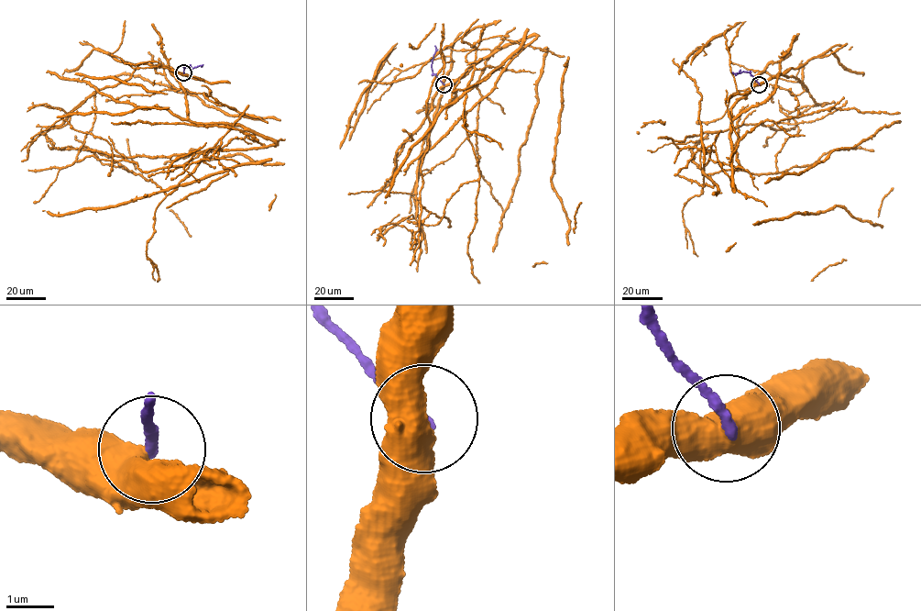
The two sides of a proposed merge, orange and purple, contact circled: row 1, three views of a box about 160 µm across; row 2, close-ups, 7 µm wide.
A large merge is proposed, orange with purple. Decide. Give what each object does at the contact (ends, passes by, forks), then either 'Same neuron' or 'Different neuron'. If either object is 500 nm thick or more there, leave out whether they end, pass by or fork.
Different neuron

